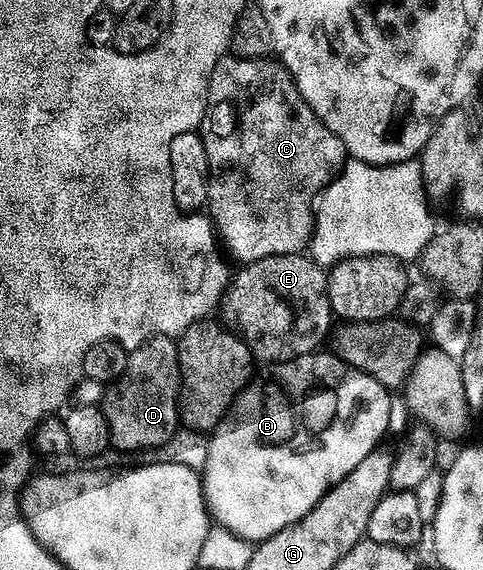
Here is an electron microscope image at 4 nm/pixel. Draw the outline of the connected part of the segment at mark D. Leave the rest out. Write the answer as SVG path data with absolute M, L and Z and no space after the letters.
M149 337L140 347L129 350L127 369L121 377L106 385L106 394L102 396L100 406L105 430L109 434L109 444L115 445L122 453L142 453L145 449L157 451L180 428L178 415L178 392L182 389L178 343L173 337Z

